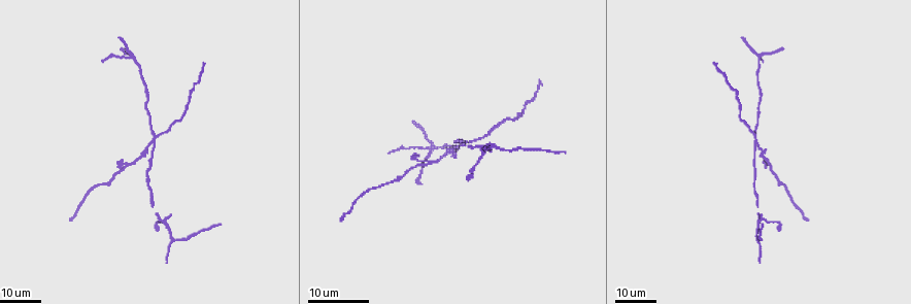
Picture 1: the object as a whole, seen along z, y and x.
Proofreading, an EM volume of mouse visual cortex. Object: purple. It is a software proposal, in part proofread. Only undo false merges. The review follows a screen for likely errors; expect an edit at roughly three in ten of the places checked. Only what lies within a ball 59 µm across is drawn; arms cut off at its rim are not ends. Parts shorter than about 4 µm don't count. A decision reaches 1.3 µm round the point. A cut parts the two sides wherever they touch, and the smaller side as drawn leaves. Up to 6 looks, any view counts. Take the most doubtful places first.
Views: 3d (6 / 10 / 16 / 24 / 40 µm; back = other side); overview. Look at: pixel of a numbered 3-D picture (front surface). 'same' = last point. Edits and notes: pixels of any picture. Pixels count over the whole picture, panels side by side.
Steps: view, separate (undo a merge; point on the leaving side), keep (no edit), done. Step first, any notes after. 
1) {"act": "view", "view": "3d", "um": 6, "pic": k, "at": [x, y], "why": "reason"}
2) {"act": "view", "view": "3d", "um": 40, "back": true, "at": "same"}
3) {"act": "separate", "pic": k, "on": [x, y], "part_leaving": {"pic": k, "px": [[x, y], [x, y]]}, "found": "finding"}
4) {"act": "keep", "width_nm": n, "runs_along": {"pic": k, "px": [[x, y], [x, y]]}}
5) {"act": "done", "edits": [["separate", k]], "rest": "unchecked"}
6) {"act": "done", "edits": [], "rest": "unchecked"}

{"act": "view", "view": "3d", "um": 24, "pic": 1, "at": [128, 56], "why": "four-way junction"}

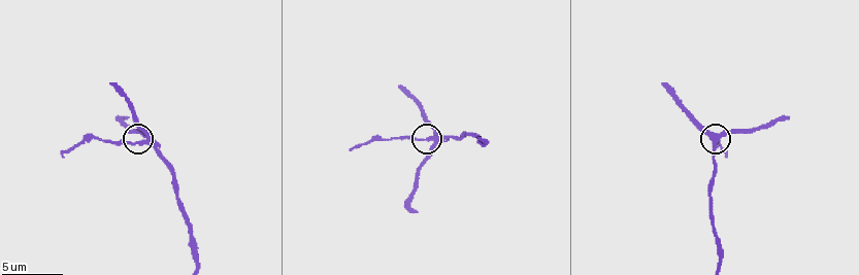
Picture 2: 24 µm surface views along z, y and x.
{"act": "view", "view": "3d", "um": 6, "pic": 2, "at": [435, 138], "why": "closer look"}

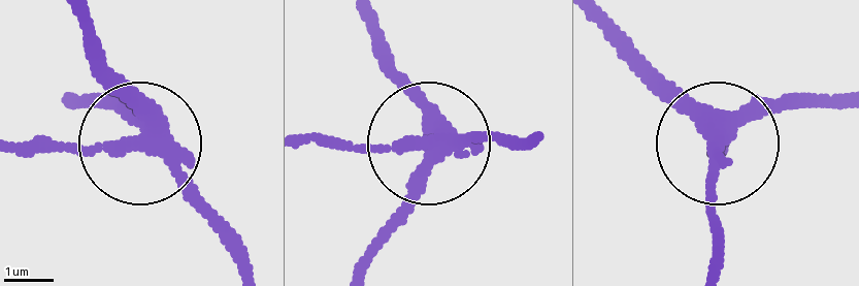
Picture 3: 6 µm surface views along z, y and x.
{"act": "separate", "pic": 3, "on": [86, 155], "part_leaving": {"pic": 3, "px": [[159, 147], [14, 147]]}, "found": "a second neuron is stuck on"}

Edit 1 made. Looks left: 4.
{"act": "view", "view": "3d", "um": 16, "pic": 1, "at": [174, 239], "why": "three arms meet"}

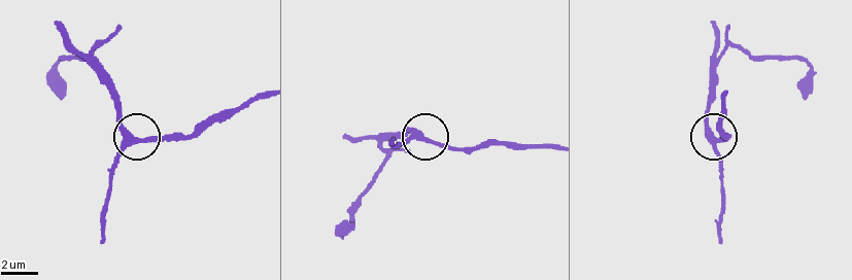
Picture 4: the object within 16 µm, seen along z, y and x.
{"act": "view", "view": "3d", "um": 6, "pic": 4, "at": [418, 135]}

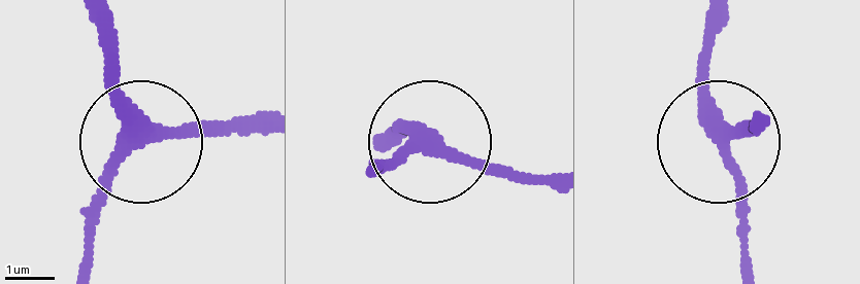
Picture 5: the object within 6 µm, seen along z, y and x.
{"act": "keep", "side_arm_um": 6, "runs_along": {"pic": 5, "px": [[708, 22], [704, 120], [740, 193], [740, 239]]}, "found": "all the same neuron"}

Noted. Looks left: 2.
{"act": "view", "view": "3d", "um": 24, "pic": 1, "at": [481, 149], "why": "thin arm on a thick one"}

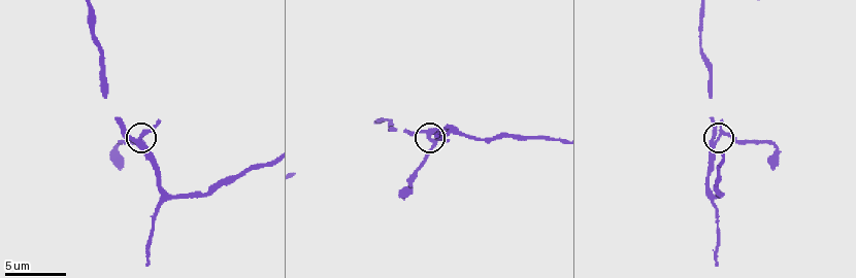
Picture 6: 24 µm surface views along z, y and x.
{"act": "view", "view": "3d", "um": 10, "pic": 6, "at": [427, 132]}

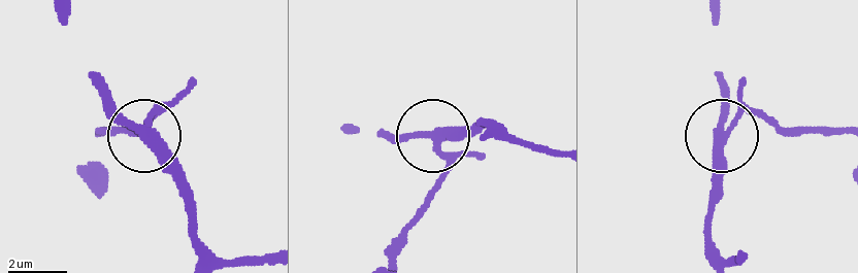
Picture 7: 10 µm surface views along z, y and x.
{"act": "separate", "pic": 7, "on": [440, 186], "side_arm_um": 8, "part_leaving": {"pic": 7, "px": [[437, 147], [449, 167], [444, 181], [407, 233], [397, 263]]}, "found": "a second neuron is stuck on"}

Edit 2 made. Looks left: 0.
{"act": "done", "edits": [["separate", 3], ["separate", 7]], "rest": "unchecked"}

